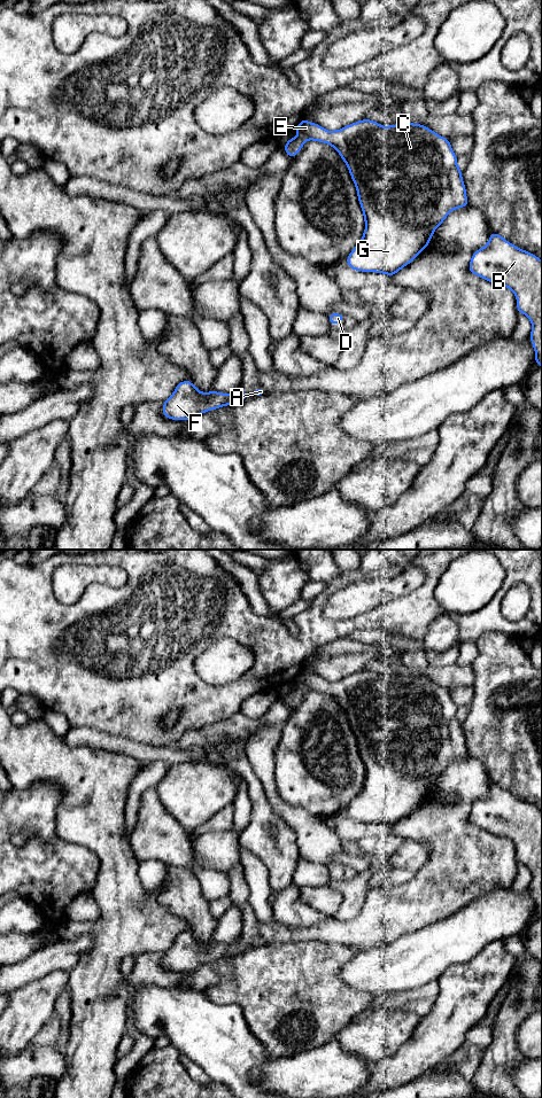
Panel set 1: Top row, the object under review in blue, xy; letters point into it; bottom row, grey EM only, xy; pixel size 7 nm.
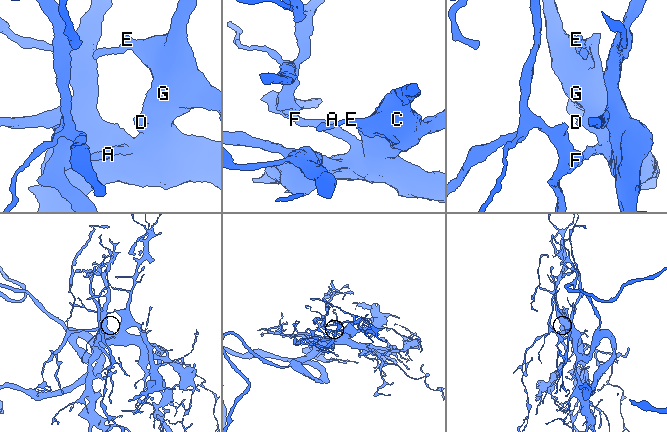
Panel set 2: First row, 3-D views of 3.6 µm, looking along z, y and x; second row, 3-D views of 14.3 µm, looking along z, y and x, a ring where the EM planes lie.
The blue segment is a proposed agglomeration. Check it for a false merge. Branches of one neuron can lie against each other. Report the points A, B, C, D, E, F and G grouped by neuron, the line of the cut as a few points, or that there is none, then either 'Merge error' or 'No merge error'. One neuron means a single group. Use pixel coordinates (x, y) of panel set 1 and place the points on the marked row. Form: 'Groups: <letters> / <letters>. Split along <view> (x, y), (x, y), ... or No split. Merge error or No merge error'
Groups: A B C D E F G. No split. No merge error

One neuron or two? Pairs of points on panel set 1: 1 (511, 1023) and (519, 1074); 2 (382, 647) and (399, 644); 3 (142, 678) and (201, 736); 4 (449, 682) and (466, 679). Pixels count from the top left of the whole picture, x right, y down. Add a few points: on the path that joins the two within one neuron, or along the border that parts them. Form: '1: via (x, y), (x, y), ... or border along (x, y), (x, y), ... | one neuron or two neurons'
1: border along (526, 1060), (518, 1064), (512, 1071), (512, 1085) | two neurons
2: border along (363, 643), (388, 643), (399, 651) | two neurons
3: border along (219, 721), (202, 727), (187, 730), (172, 745) | two neurons
4: via (454, 679), (462, 679) | one neuron

